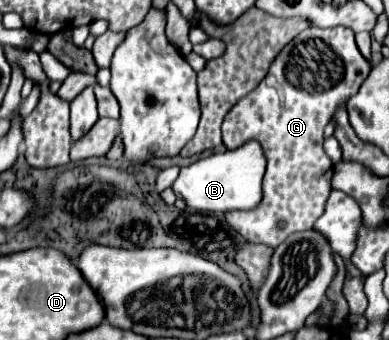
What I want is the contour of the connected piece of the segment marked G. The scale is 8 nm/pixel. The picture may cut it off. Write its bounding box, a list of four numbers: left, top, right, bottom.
[222,26,370,248]

